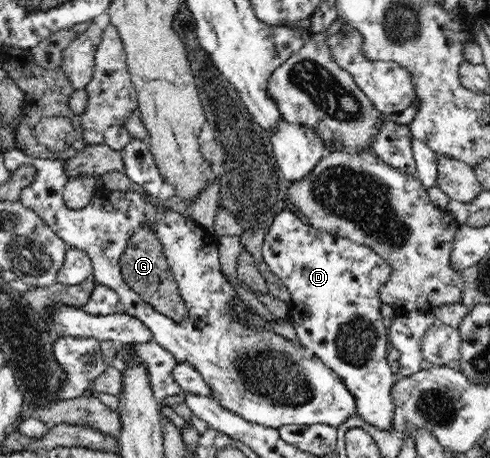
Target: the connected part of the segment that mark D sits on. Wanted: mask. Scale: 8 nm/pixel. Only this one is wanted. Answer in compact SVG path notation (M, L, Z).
M287 209L278 213L267 231L261 254L269 269L283 281L291 293L287 318L298 334L298 341L311 349L346 382L356 398L359 417L380 432L391 432L394 429L395 409L391 390L396 377L391 372L387 358L388 322L381 316L379 308L382 304L379 287L387 281L390 272L387 263L371 248L317 231L294 210Z

